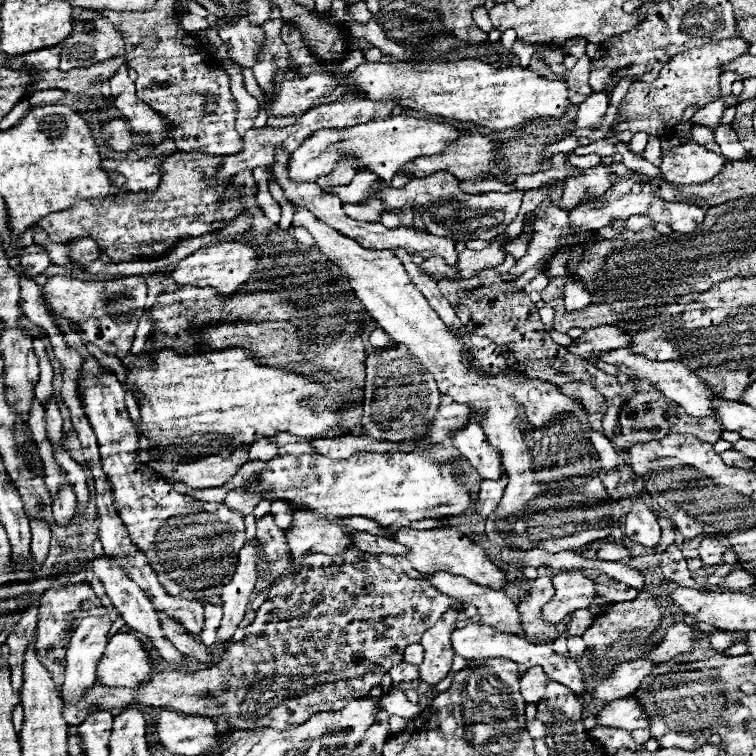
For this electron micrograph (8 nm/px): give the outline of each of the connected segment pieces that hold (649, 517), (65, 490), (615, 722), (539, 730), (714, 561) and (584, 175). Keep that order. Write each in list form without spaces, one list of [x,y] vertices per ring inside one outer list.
[[[640,497],[634,499],[632,511],[624,517],[626,535],[646,547],[656,547],[660,541],[660,525],[656,513],[650,511]]]
[[[64,483],[60,493],[54,497],[52,511],[54,511],[54,519],[58,525],[72,523],[72,519],[76,515],[76,495],[68,483]]]
[[[622,697],[612,703],[608,703],[600,713],[598,713],[598,723],[604,727],[616,727],[616,729],[648,729],[650,719],[640,707],[636,697]]]
[[[538,719],[528,721],[528,723],[526,723],[526,729],[528,729],[528,733],[532,735],[532,739],[544,739],[544,737],[546,737],[546,727],[544,727],[544,723],[538,721]]]
[[[704,537],[698,551],[700,551],[700,559],[704,565],[718,565],[718,563],[722,563],[722,555],[724,555],[726,547],[720,545],[720,541],[716,537]]]
[[[614,163],[610,167],[598,165],[592,169],[584,169],[580,173],[574,173],[566,179],[564,183],[564,193],[562,193],[562,207],[564,209],[572,209],[580,203],[580,199],[584,199],[584,195],[594,195],[596,191],[602,191],[602,195],[606,193],[606,189],[612,185],[610,175],[616,175],[618,179],[628,177],[632,171],[626,169],[624,163]]]

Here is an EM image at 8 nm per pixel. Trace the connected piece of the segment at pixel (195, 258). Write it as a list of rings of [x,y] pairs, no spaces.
[[[228,241],[220,245],[202,247],[196,253],[182,259],[174,271],[172,277],[176,285],[194,285],[194,287],[214,287],[218,295],[232,295],[240,289],[240,285],[254,273],[258,263],[258,255],[252,247],[252,243],[240,243],[240,241]]]

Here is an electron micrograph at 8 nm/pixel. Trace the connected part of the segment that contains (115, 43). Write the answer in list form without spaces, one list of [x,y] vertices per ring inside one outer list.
[[[84,9],[82,11],[72,11],[74,15],[74,29],[70,33],[70,37],[66,39],[62,53],[60,53],[60,69],[68,71],[74,67],[88,67],[90,63],[100,63],[118,55],[124,55],[124,39],[122,35],[110,25],[108,19],[94,19],[94,29],[92,31],[84,31]]]

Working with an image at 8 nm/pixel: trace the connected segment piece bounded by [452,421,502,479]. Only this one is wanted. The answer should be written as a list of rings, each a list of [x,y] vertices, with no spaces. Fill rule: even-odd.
[[[470,421],[464,429],[456,431],[452,439],[460,455],[470,461],[470,465],[480,473],[482,479],[502,477],[500,451],[488,443],[482,427],[476,421]]]

